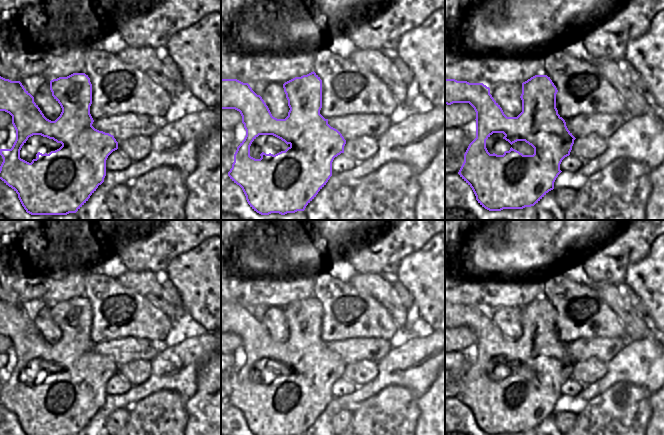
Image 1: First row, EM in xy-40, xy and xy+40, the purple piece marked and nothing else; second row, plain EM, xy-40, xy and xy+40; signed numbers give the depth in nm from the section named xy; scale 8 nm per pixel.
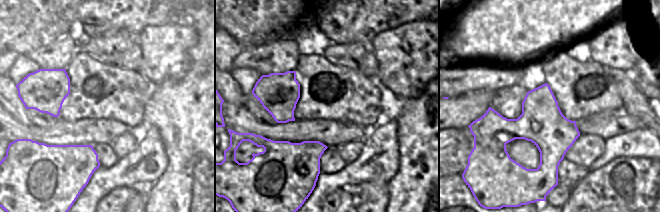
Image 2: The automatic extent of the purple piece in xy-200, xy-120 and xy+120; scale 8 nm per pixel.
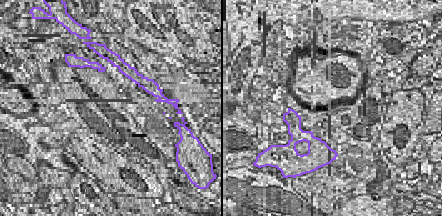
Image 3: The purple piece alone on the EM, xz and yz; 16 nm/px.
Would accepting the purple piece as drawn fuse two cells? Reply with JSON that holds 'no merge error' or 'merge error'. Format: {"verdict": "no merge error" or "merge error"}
{"verdict": "no merge error"}

